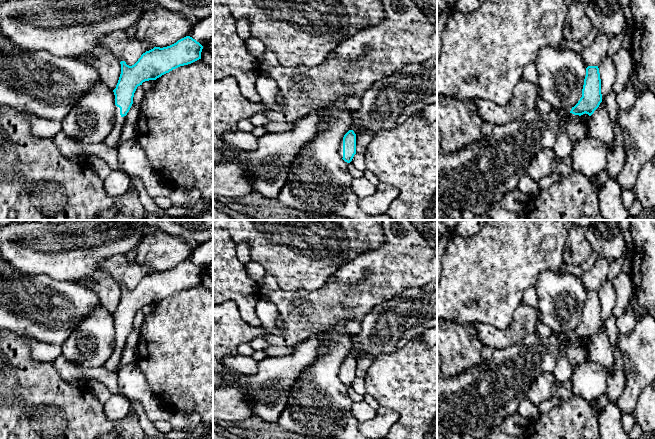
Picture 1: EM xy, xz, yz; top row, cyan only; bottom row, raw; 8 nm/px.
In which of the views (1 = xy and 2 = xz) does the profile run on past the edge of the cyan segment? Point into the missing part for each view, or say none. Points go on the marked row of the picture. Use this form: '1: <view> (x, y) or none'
1: xy (112, 139)
2: xz (340, 149)

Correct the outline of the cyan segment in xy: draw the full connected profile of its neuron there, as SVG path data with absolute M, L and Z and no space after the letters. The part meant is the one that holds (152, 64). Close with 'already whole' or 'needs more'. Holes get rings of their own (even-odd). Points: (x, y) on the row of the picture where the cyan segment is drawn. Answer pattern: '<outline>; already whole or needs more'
M186 36L167 47L154 47L141 55L138 61L129 66L121 61L121 74L113 90L115 95L115 122L104 144L117 149L125 117L132 104L138 86L149 80L156 80L180 66L201 59L203 46L190 36Z; needs more

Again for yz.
M588 66L582 89L582 97L578 103L568 109L569 113L579 115L580 122L587 125L589 117L602 102L601 79L598 66Z; needs more

